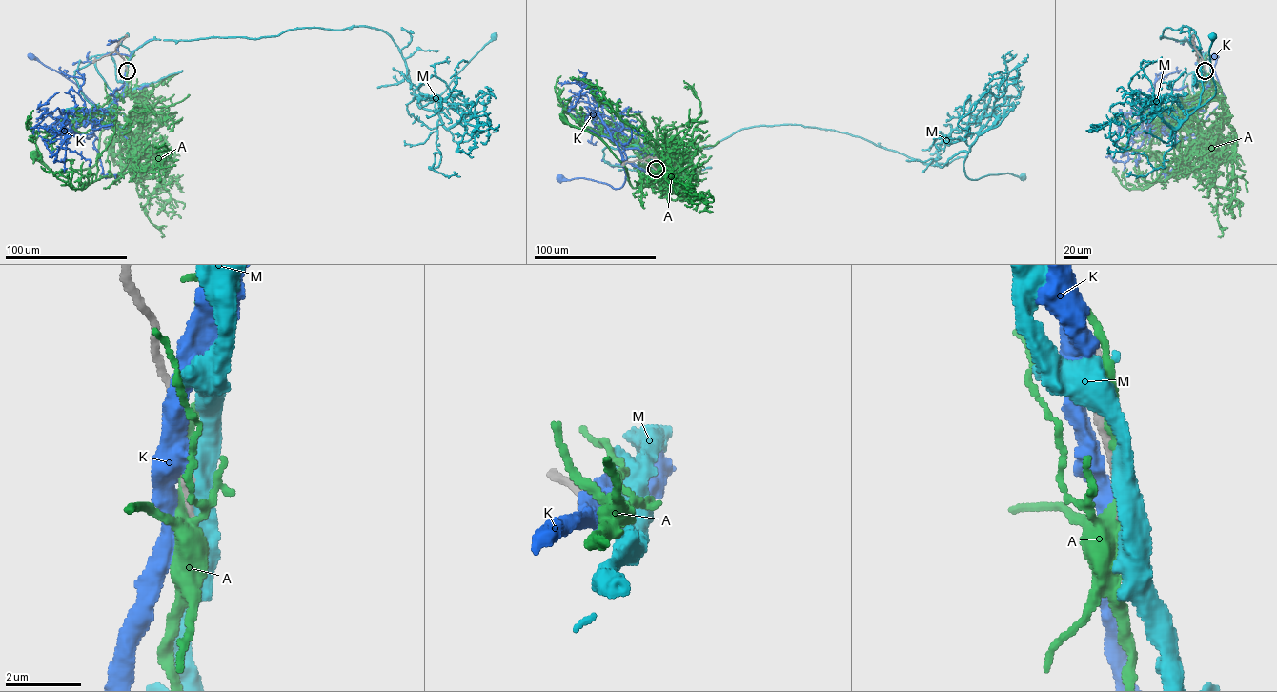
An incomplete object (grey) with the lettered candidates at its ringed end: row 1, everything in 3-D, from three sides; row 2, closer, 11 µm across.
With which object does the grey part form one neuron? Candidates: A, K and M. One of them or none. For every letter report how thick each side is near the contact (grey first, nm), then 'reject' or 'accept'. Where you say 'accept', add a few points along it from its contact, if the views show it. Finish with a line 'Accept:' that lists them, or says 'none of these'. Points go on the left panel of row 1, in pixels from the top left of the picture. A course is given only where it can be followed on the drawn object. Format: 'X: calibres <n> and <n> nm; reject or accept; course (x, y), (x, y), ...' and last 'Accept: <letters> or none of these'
A: calibres 240 and 200 nm; reject
K: calibres 300 and 400 nm; reject
M: calibres 280 and 480 nm; reject
Accept: none of these

